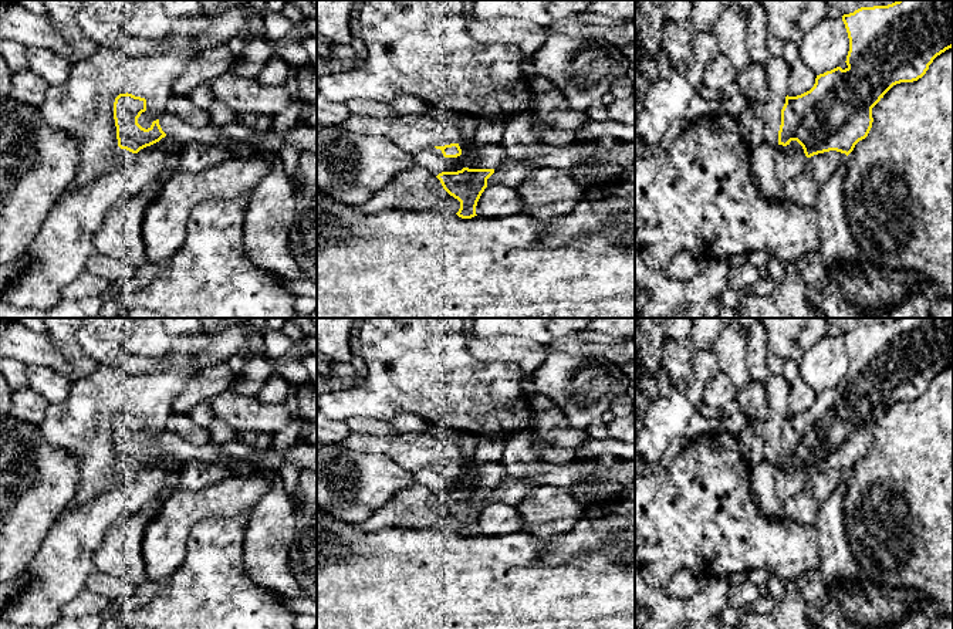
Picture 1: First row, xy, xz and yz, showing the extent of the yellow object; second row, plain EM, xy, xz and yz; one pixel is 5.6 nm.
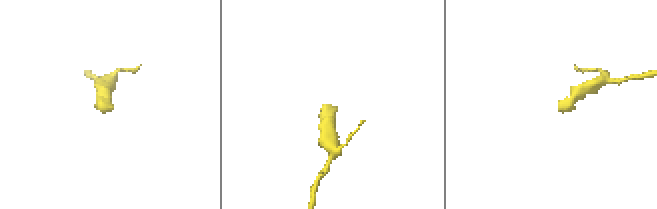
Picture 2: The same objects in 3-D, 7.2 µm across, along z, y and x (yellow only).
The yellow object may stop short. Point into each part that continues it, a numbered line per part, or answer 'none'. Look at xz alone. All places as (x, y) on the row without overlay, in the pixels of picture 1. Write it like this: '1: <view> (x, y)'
1: xz (475, 473)

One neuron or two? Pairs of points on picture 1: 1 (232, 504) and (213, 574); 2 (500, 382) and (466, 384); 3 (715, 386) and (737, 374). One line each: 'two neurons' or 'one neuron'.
1: two neurons
2: one neuron
3: two neurons

